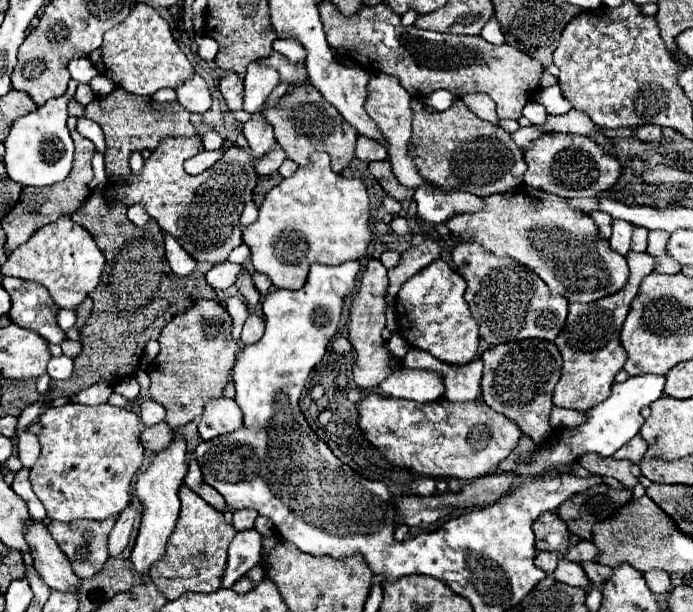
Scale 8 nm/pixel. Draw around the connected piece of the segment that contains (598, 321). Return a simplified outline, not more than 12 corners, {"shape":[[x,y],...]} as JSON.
{"shape":[[629,251],[614,296],[570,304],[556,346],[564,358],[554,406],[590,410],[626,362],[620,328],[647,252]]}

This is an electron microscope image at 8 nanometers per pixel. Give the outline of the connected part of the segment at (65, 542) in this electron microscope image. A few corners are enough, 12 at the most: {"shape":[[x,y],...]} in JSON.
{"shape":[[114,518],[52,520],[48,532],[80,578],[108,560]]}

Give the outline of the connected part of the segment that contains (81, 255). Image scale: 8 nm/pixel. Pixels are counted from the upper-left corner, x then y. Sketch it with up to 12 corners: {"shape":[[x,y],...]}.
{"shape":[[62,216],[34,232],[2,274],[38,282],[74,310],[106,258]]}

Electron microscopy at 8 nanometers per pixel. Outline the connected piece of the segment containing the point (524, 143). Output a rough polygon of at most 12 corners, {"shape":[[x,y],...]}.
{"shape":[[536,126],[520,128],[512,134],[512,140],[528,150],[540,130]]}

